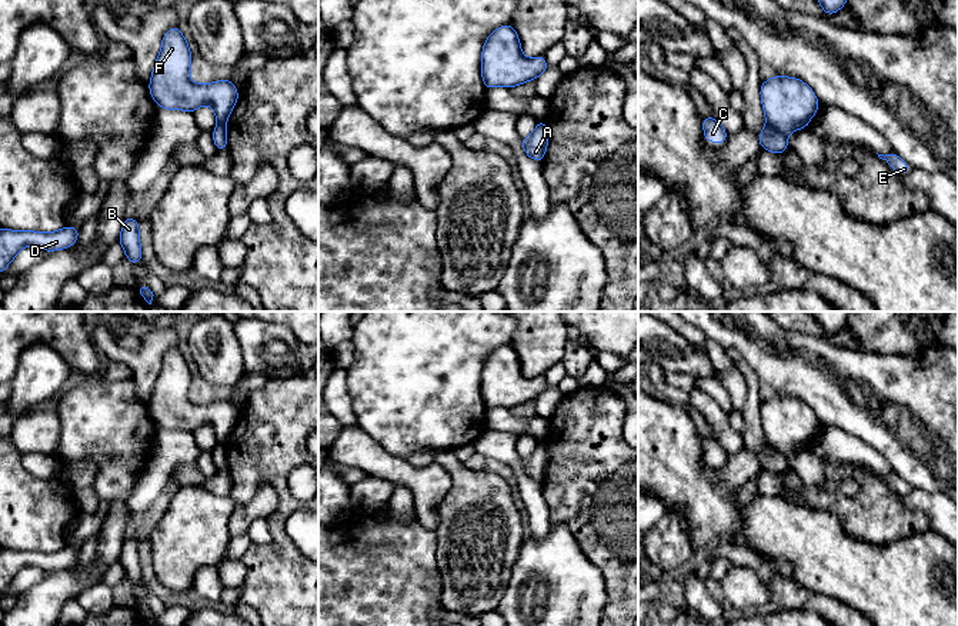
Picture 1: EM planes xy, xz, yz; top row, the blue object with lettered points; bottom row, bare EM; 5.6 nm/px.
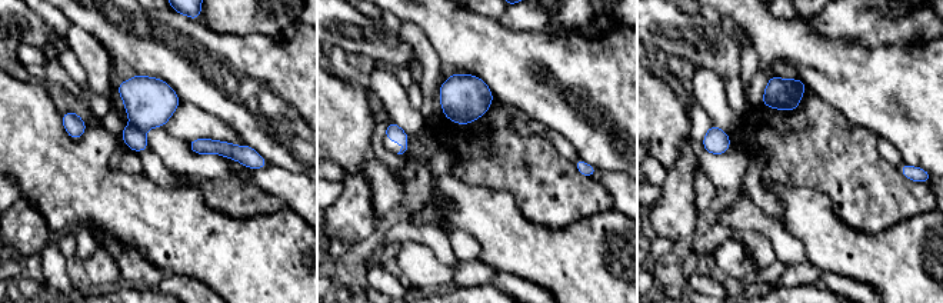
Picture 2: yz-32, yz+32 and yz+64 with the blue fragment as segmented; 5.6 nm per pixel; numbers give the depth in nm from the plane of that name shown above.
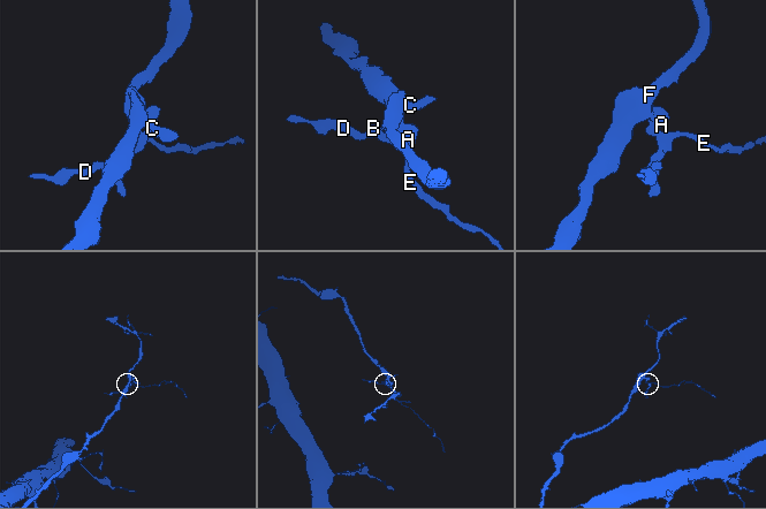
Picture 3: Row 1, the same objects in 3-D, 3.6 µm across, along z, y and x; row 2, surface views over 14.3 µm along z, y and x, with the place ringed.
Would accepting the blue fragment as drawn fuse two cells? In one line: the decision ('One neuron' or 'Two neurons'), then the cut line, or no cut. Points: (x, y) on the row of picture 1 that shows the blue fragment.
Two neurons. Split along yz (767, 122), (785, 135)

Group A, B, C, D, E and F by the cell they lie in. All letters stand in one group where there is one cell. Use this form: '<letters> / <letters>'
A C F / B D E

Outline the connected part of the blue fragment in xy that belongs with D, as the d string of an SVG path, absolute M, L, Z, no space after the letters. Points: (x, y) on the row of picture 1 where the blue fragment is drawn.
M66 226L57 232L43 233L31 230L0 229L0 273L26 246L37 246L44 252L69 249L76 244L80 227Z

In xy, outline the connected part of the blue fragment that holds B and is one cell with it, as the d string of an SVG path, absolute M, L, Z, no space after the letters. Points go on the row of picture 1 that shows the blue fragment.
M127 216L119 237L119 243L123 246L124 254L131 264L143 263L138 223L140 222L137 219Z

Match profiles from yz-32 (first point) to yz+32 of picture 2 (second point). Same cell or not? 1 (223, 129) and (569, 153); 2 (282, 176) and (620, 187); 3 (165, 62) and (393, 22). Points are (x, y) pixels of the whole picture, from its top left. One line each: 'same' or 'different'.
1: same
2: same
3: different

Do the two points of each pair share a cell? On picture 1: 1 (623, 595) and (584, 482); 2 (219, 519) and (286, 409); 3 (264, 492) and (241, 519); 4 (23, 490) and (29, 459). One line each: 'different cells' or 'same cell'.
1: same cell
2: different cells
3: same cell
4: different cells

